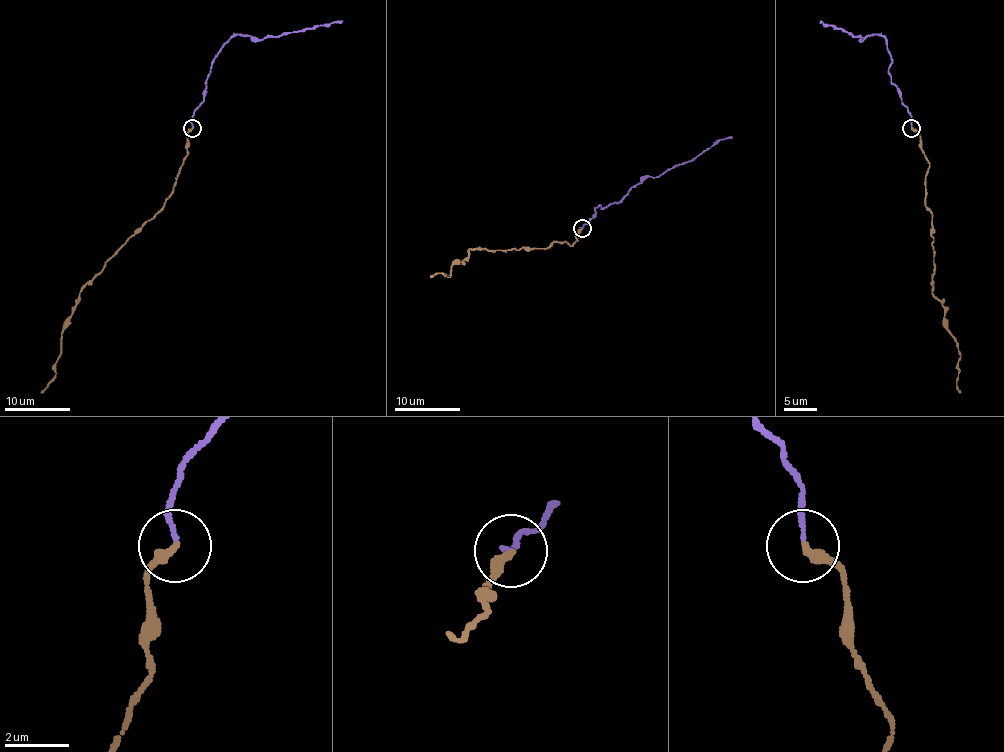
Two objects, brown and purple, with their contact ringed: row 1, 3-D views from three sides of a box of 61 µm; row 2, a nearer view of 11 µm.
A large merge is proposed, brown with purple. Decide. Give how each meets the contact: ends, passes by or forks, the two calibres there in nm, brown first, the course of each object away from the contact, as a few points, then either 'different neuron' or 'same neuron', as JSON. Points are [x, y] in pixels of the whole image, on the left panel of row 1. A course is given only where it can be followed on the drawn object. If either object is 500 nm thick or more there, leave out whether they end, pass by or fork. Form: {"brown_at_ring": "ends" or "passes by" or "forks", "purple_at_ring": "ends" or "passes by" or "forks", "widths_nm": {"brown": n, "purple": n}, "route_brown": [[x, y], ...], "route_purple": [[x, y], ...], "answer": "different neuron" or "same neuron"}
{"brown_at_ring": "ends", "purple_at_ring": "ends", "widths_nm": {"brown": 320, "purple": 120}, "route_brown": [[193, 128], [186, 135], [186, 156], [171, 195], [80, 292], [68, 325], [62, 333], [55, 377], [40, 392]], "route_purple": [[193, 127], [193, 112], [203, 100], [214, 56], [230, 36], [250, 35], [258, 40], [342, 22]], "answer": "same neuron"}

